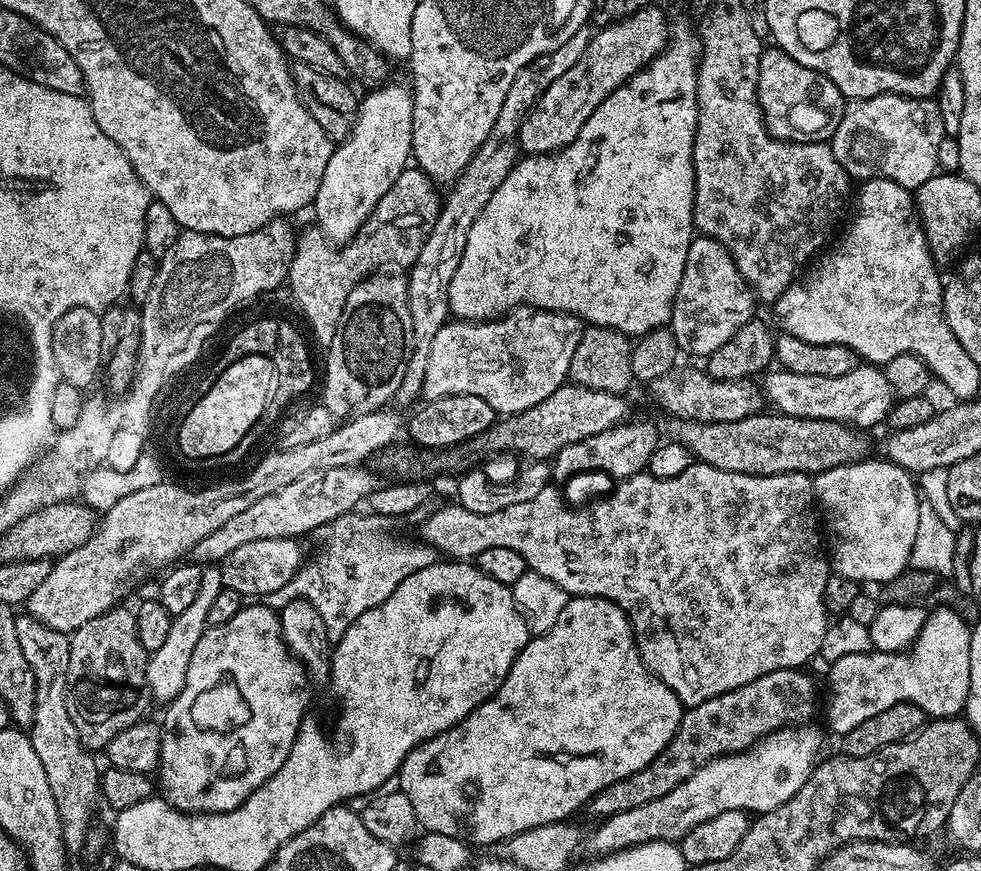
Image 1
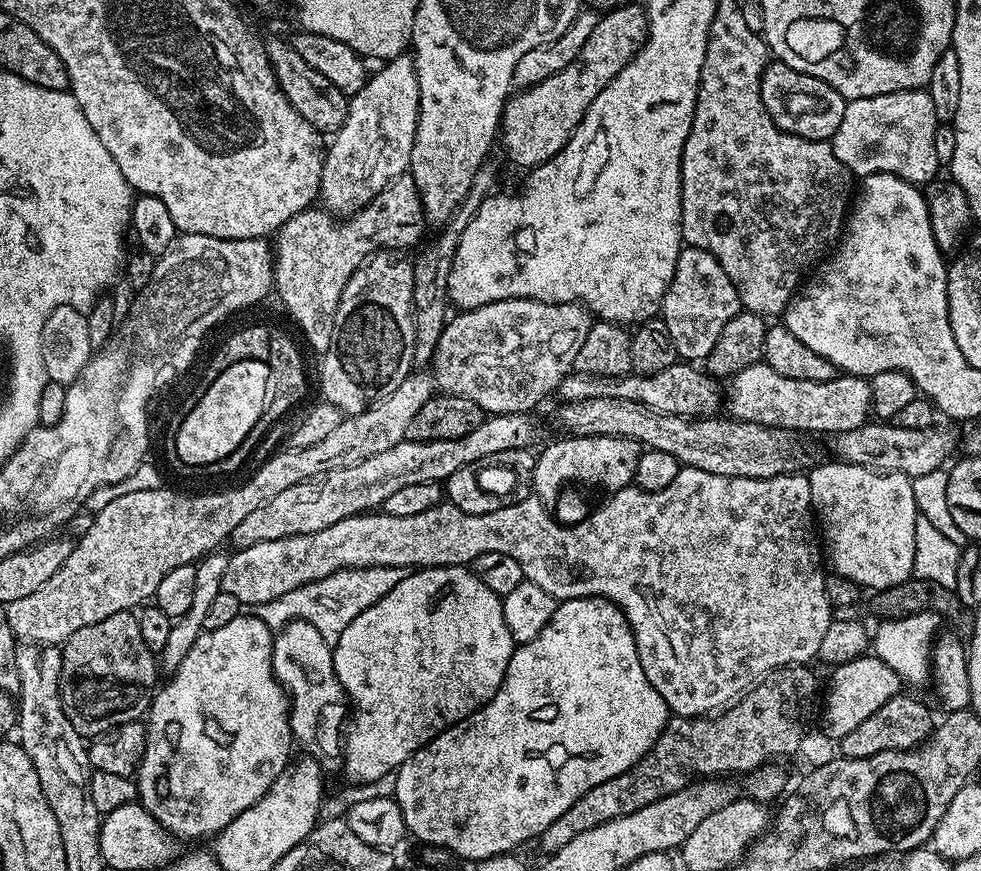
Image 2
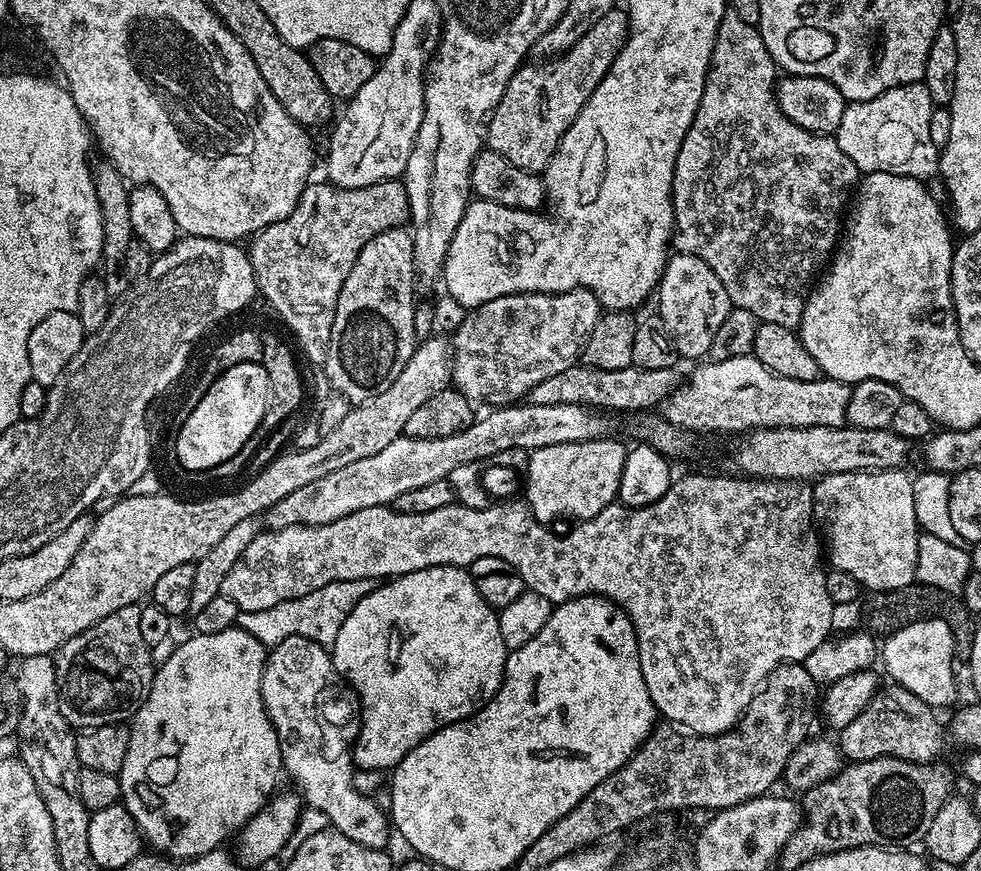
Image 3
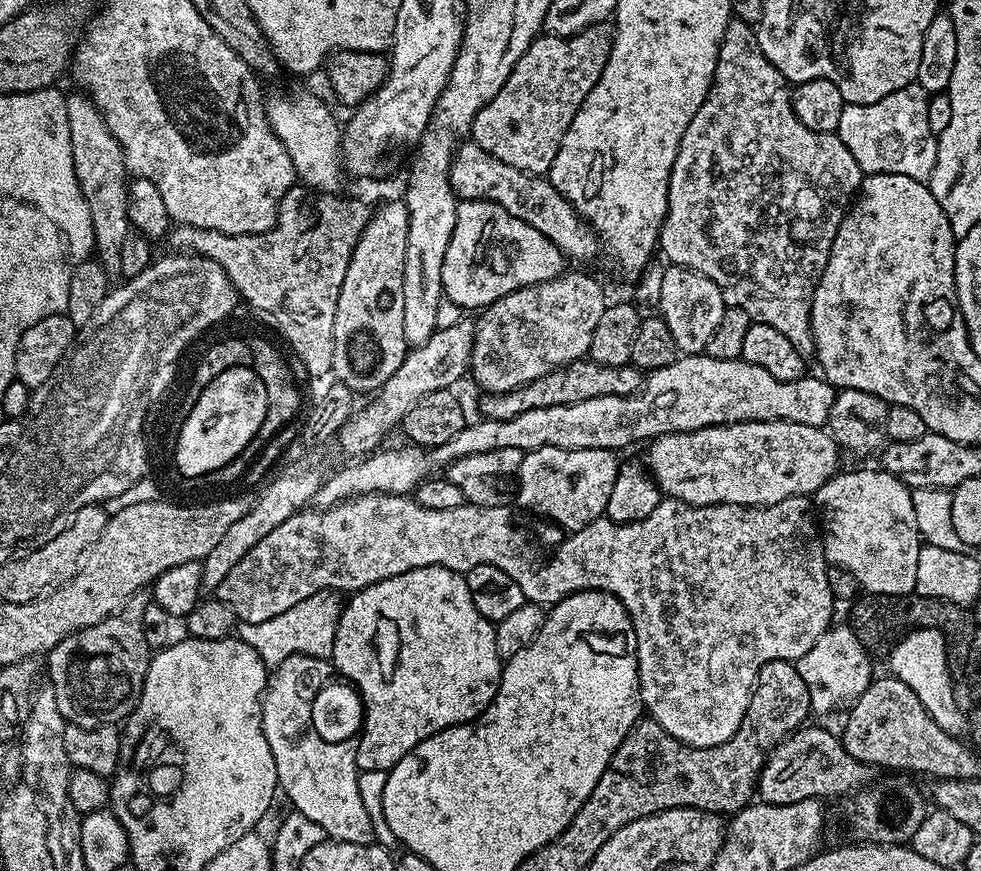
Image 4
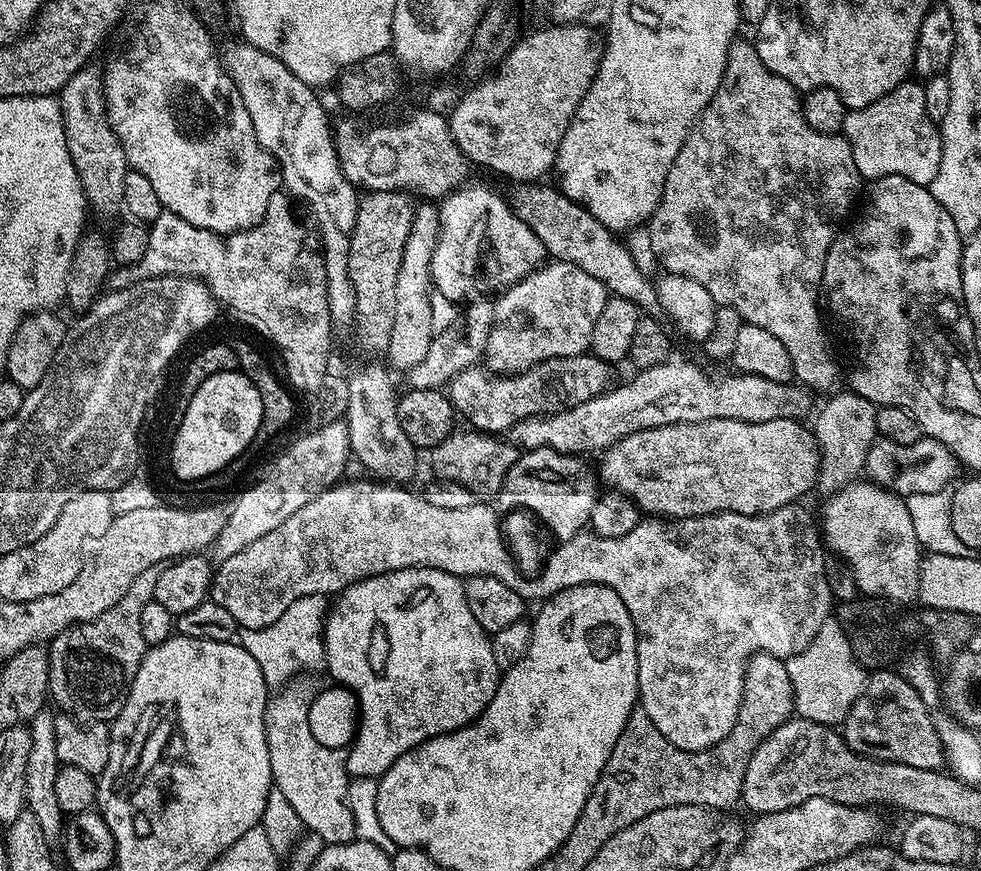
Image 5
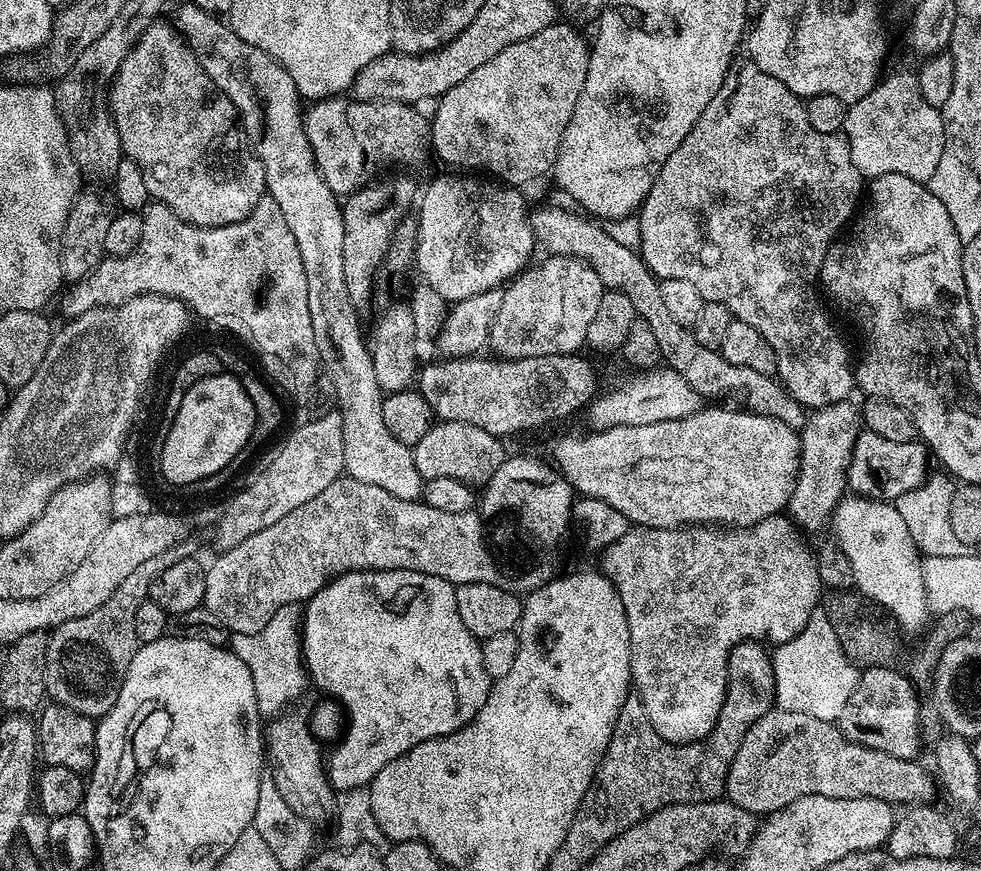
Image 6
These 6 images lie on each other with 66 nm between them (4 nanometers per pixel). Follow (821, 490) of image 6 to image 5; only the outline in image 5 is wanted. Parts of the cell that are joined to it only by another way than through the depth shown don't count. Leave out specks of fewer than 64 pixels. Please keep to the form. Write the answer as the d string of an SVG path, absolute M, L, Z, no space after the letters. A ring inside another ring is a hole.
M843 390L837 396L832 396L824 404L820 413L817 411L816 446L820 449L820 470L818 473L819 487L825 488L825 493L831 494L846 484L851 484L856 476L865 471L868 462L870 446L876 443L878 433L876 430L877 405L871 404L866 398L851 390Z

